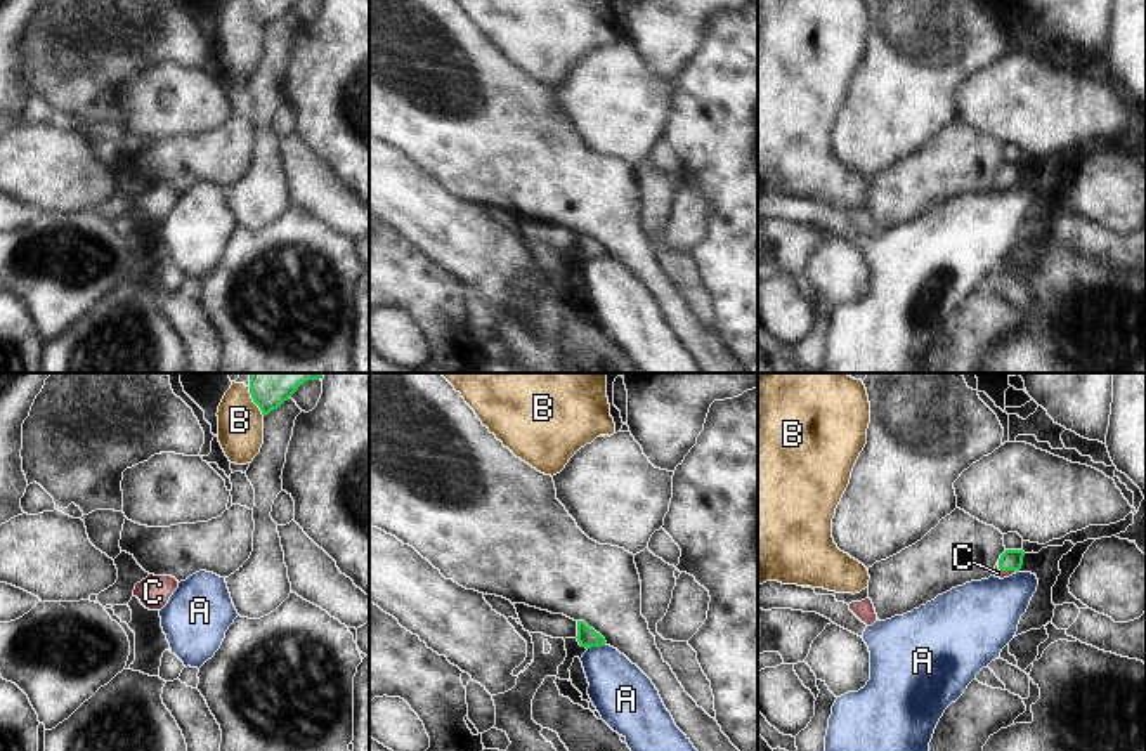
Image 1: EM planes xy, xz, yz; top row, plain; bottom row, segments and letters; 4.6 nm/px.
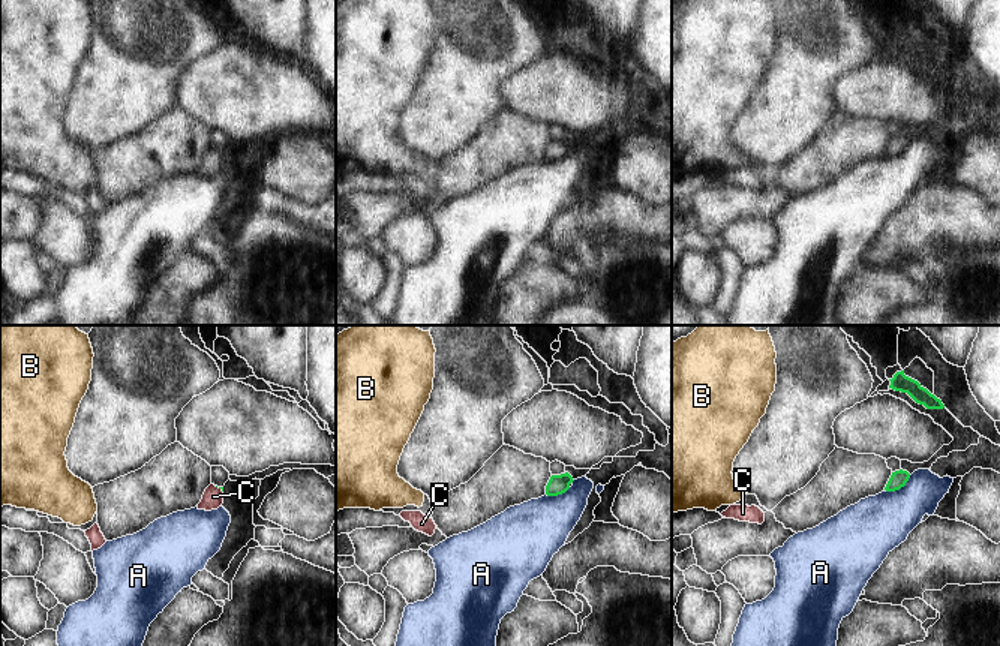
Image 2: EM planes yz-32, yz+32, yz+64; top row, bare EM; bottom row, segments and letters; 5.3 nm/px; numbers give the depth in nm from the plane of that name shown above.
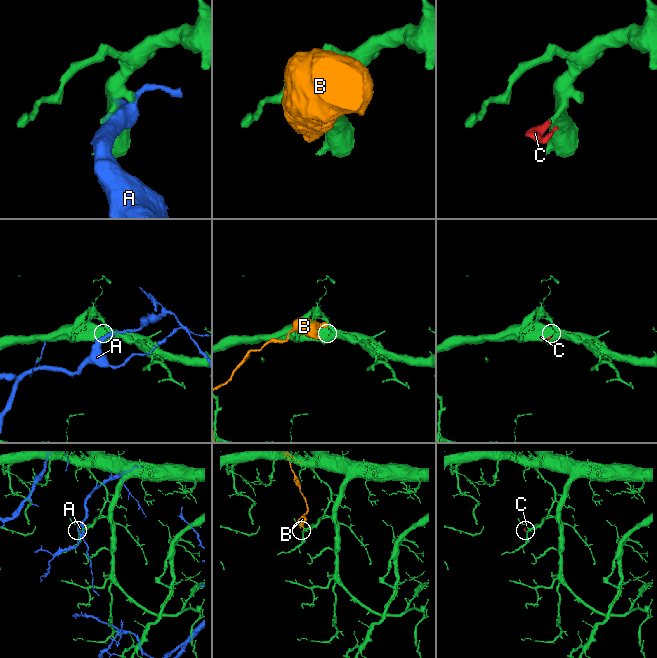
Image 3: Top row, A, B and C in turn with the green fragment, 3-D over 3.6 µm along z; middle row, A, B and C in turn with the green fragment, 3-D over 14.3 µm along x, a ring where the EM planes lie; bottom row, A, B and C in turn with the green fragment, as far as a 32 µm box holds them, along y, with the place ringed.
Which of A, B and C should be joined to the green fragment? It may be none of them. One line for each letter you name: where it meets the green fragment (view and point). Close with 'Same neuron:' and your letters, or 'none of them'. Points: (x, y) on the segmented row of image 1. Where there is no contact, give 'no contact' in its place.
C: yz (1006, 569)
Same neuron: C

